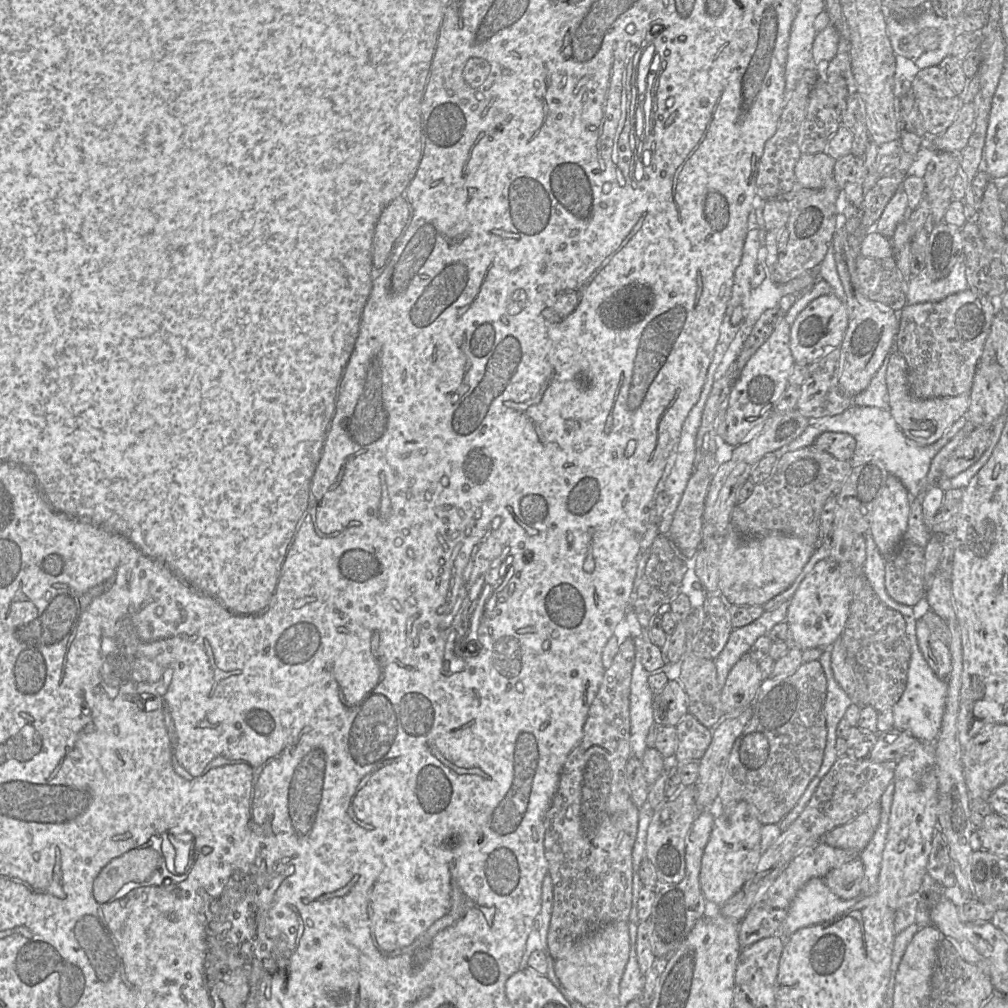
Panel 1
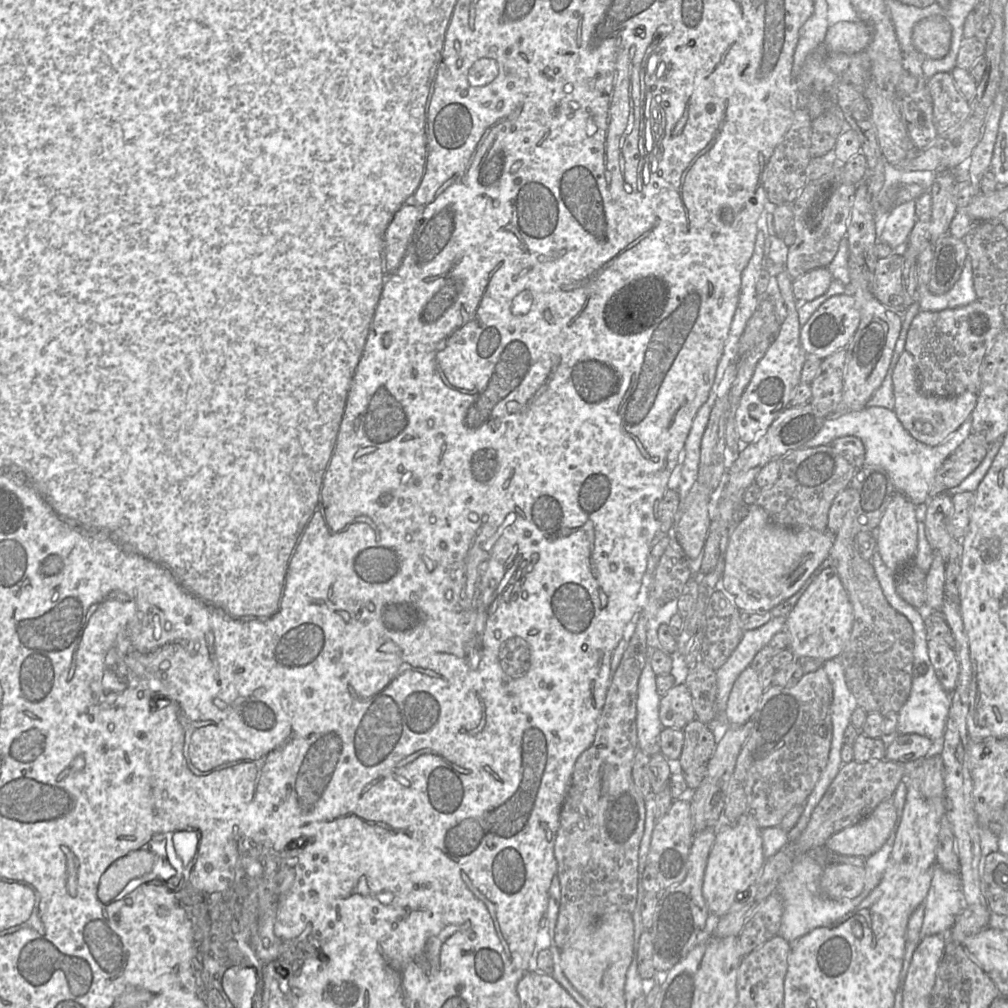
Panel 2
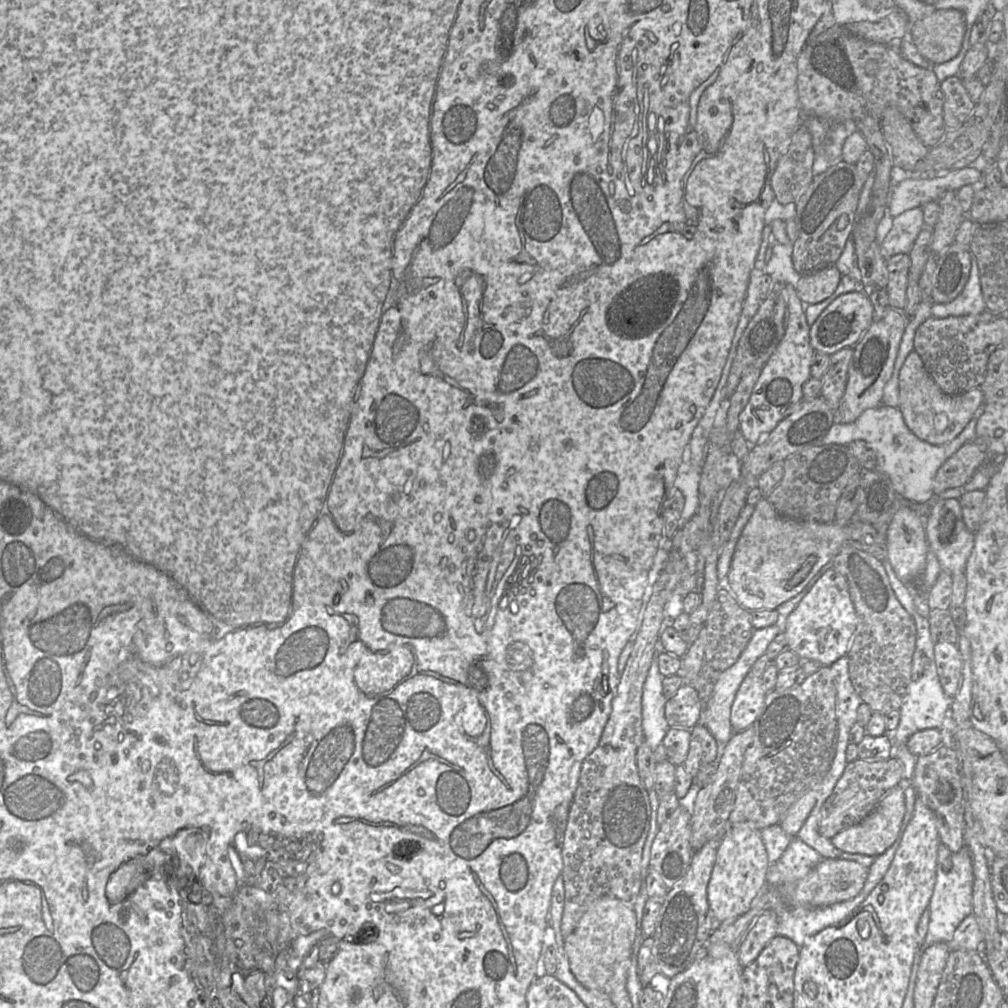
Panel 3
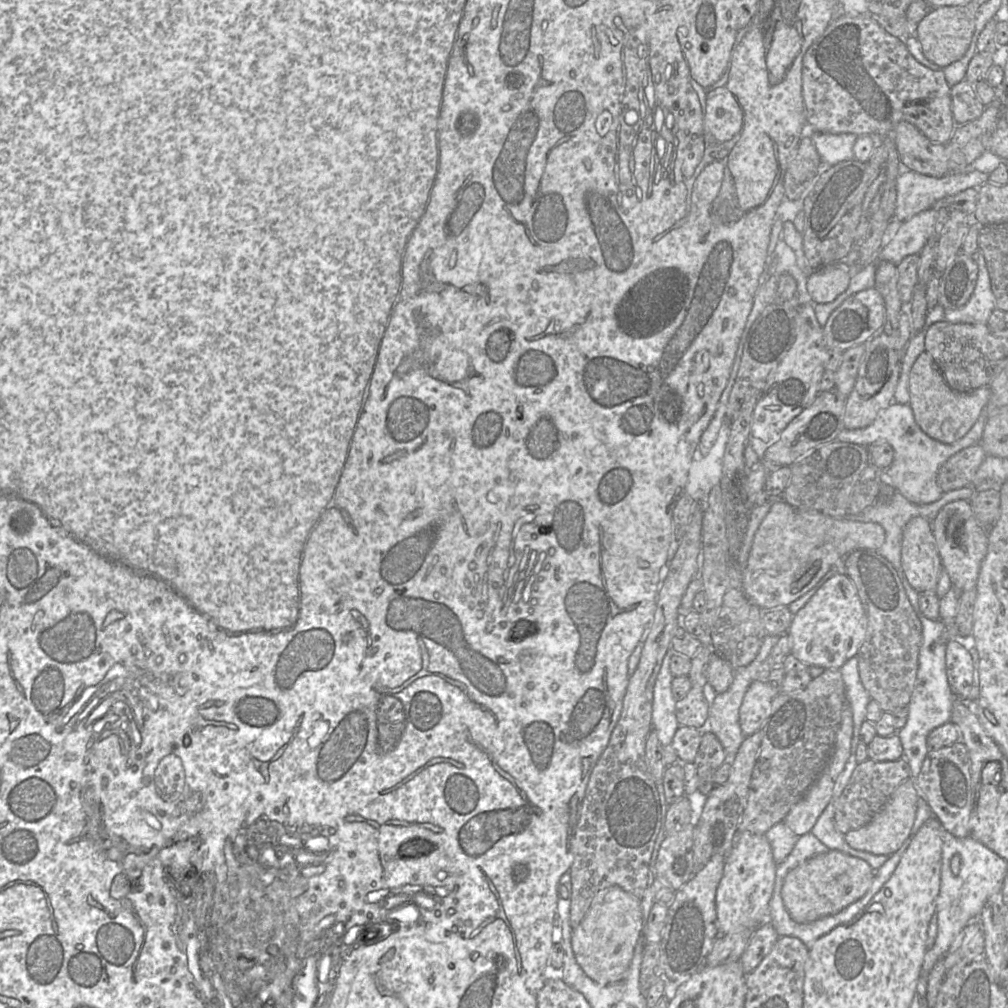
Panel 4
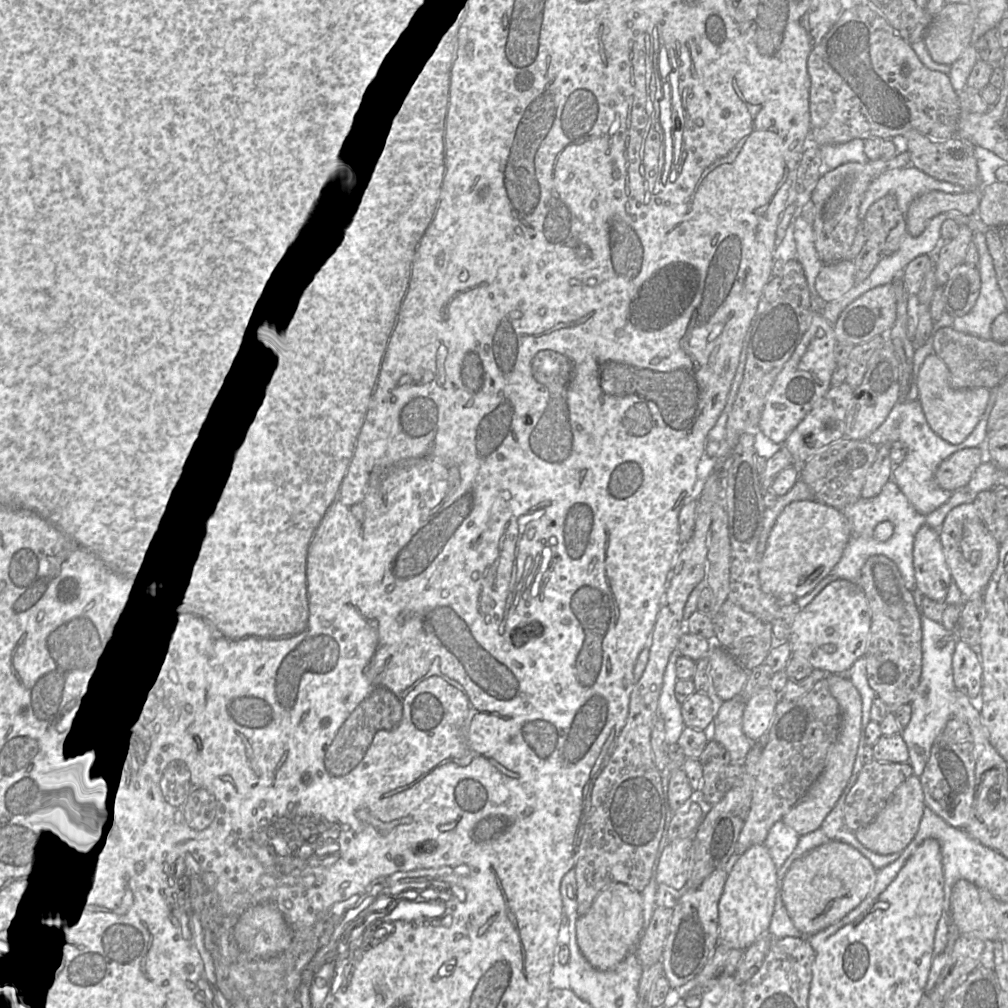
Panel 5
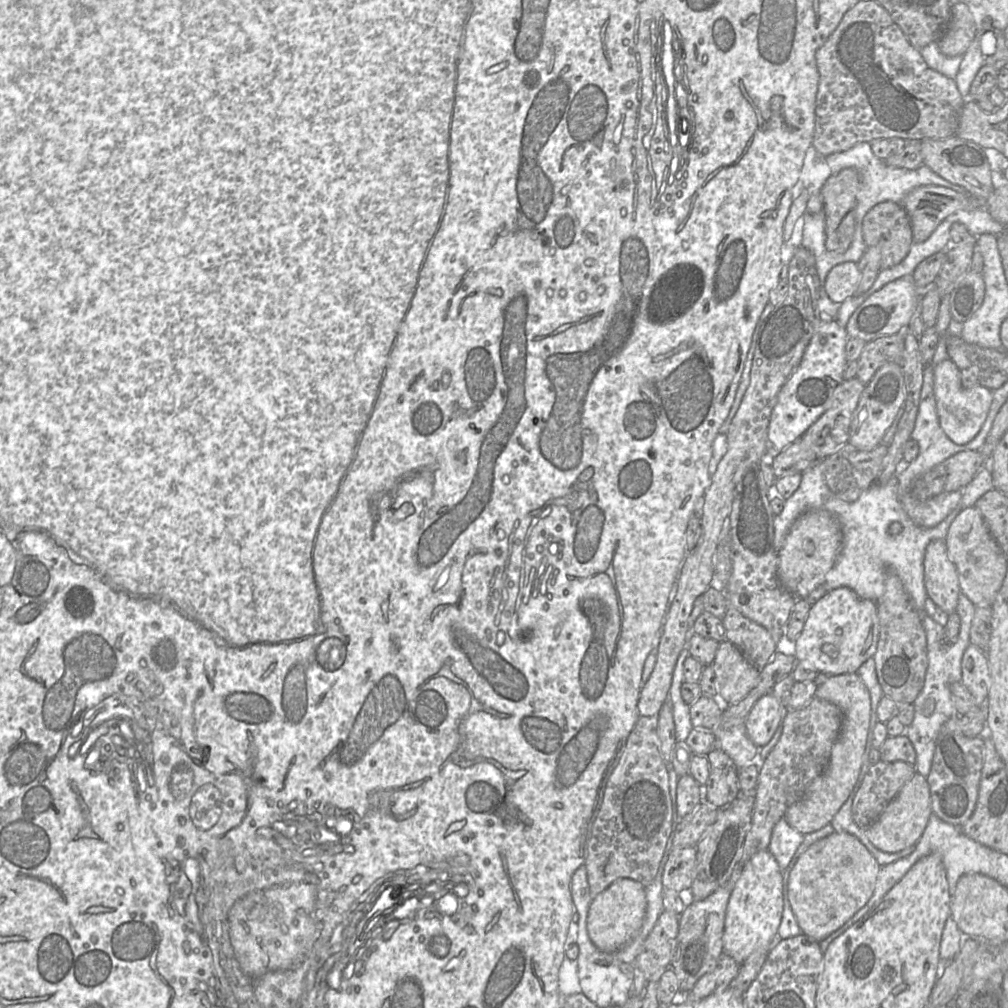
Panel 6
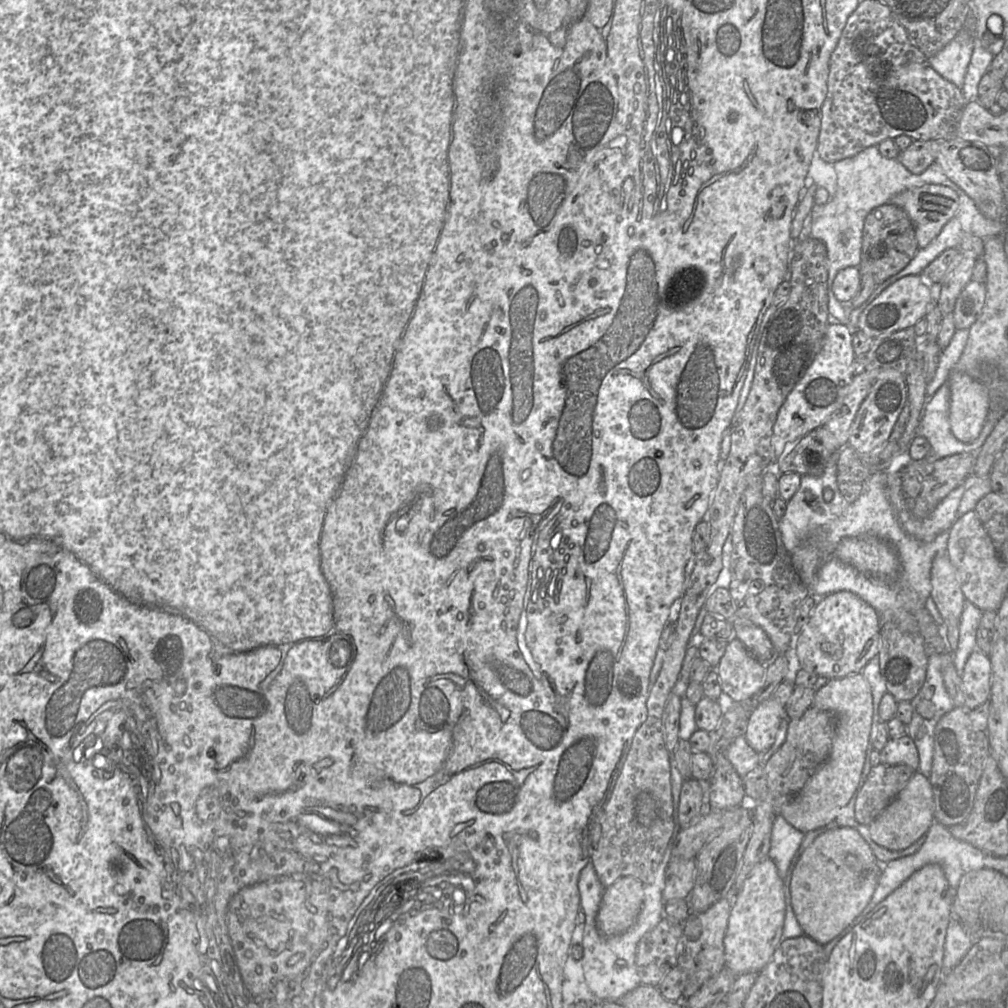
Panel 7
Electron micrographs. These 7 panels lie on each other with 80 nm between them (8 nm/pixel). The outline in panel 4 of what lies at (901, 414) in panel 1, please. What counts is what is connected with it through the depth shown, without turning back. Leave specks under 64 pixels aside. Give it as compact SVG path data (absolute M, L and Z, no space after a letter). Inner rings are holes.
M923 352L914 362L909 374L909 394L915 421L932 439L952 444L963 438L979 418L990 397L989 387L963 393L950 388L933 357Z

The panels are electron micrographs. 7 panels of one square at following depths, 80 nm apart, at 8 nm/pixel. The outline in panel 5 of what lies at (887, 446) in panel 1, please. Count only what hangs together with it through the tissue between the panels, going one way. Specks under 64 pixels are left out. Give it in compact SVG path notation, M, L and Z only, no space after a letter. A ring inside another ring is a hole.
M918 400L899 401L894 405L886 420L865 440L876 446L887 442L903 442L907 447L905 459L893 468L891 479L916 511L927 515L948 501L953 492L943 490L935 482L938 466L953 453L967 448L985 449L988 438L988 407L972 433L960 444L952 445L938 436L930 427Z

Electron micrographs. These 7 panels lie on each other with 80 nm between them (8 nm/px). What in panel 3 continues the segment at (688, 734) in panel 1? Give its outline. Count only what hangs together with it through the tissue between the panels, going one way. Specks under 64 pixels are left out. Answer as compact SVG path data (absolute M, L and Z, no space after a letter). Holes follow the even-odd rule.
M701 723L690 729L689 751L683 766L694 776L700 767L717 758L719 745L711 732Z

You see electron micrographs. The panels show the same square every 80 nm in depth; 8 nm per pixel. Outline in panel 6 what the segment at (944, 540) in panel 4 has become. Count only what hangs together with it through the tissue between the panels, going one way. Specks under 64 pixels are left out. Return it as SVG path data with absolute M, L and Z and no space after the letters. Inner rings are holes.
M975 506L961 510L955 517L947 532L945 544L949 558L956 567L961 592L975 606L991 608L1007 573L1007 556Z

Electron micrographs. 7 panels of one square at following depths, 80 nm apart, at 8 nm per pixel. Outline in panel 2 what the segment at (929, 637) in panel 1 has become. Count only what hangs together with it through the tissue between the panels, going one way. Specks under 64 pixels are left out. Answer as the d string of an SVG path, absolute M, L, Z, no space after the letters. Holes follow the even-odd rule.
M932 639L927 641L927 645L928 656L938 680L943 688L951 693L959 675L959 663L954 648L942 641Z

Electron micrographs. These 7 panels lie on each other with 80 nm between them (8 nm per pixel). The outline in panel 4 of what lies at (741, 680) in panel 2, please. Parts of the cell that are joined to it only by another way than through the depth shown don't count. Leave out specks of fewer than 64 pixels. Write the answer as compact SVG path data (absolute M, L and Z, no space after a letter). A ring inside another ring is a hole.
M767 682L750 684L739 708L739 724L745 736L761 730L770 714L772 700L778 693Z

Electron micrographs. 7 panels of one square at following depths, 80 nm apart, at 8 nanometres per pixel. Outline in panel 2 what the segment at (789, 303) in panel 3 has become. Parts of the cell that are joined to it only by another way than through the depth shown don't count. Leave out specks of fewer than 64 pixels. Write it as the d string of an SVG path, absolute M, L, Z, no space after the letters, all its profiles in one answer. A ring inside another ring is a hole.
M786 271L776 278L787 309L787 317L780 325L779 332L765 355L757 363L751 381L743 392L736 409L735 425L742 444L754 442L784 410L790 407L791 393L801 383L801 371L806 361L807 354L800 343L801 325L792 289L793 279Z

